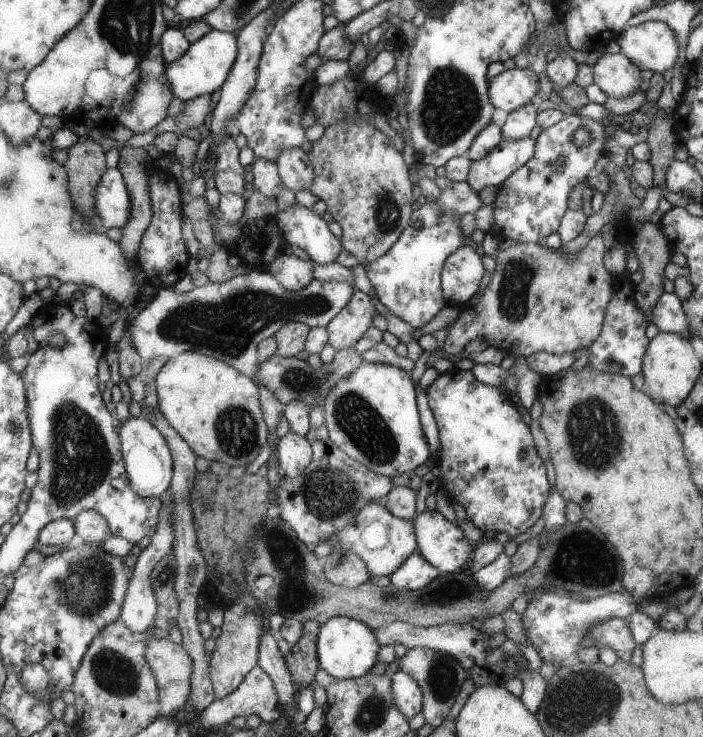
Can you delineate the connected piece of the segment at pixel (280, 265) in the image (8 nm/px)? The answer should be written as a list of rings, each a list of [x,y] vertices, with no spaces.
[[[277,254],[275,260],[266,266],[266,270],[279,282],[287,292],[297,292],[307,286],[313,278],[313,260],[301,260],[295,255]]]

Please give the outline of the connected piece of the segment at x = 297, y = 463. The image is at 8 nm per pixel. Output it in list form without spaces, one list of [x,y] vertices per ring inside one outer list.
[[[288,431],[275,441],[275,457],[279,469],[289,478],[299,476],[311,462],[312,450],[306,437]]]

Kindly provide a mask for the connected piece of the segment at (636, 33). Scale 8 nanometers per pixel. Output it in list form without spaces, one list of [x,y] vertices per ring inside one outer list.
[[[645,21],[627,27],[617,36],[616,43],[639,70],[653,73],[669,70],[679,56],[673,30],[661,21]]]

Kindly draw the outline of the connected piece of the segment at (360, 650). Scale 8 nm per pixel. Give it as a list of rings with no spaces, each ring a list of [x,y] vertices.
[[[339,616],[331,617],[325,623],[319,625],[317,640],[318,668],[325,670],[333,678],[339,680],[352,679],[365,674],[375,662],[377,648],[379,648],[379,644],[375,640],[373,629],[362,622]]]

